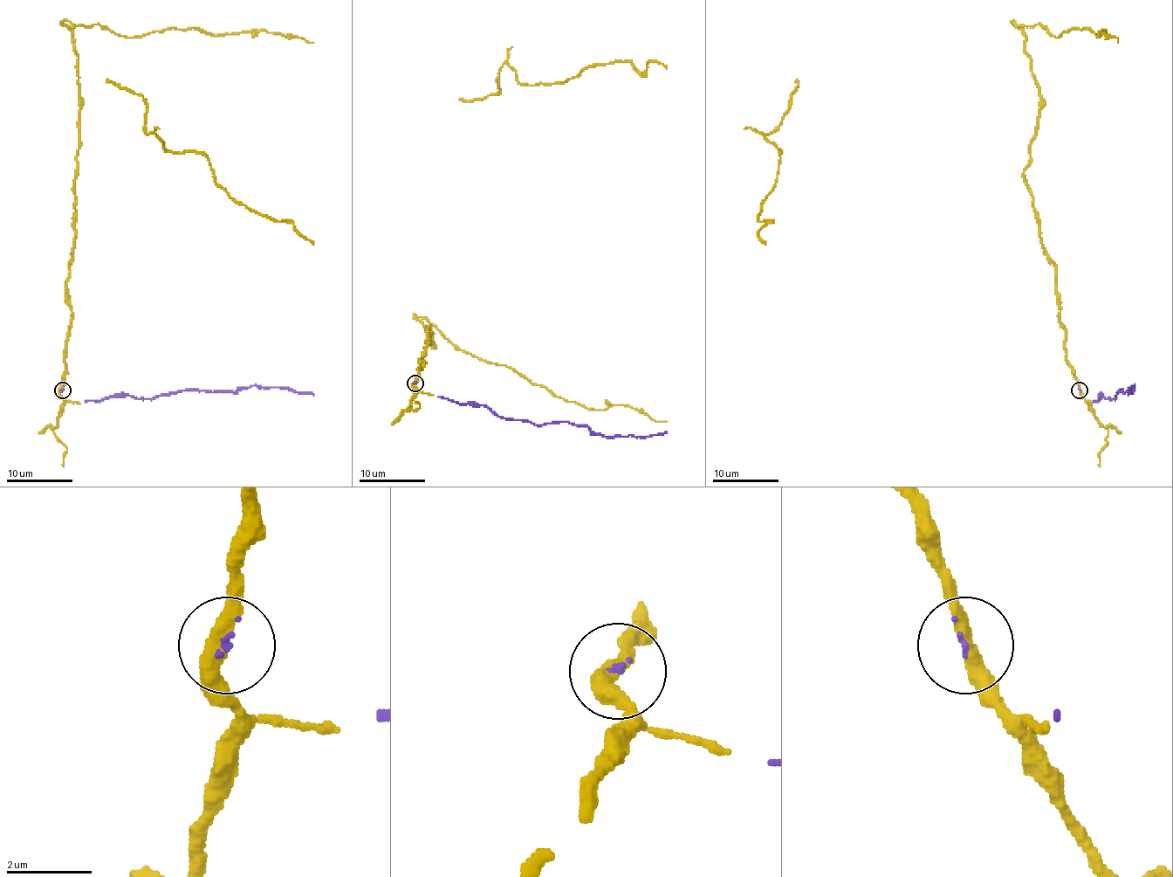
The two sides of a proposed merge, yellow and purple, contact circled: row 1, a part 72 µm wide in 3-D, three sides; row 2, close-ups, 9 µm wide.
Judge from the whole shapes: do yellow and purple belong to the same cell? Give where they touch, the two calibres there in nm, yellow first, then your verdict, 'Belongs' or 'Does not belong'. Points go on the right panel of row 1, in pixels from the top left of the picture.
Place: (1080, 390). Thickness 360 nm (yellow) against 80 nm. Belongs

